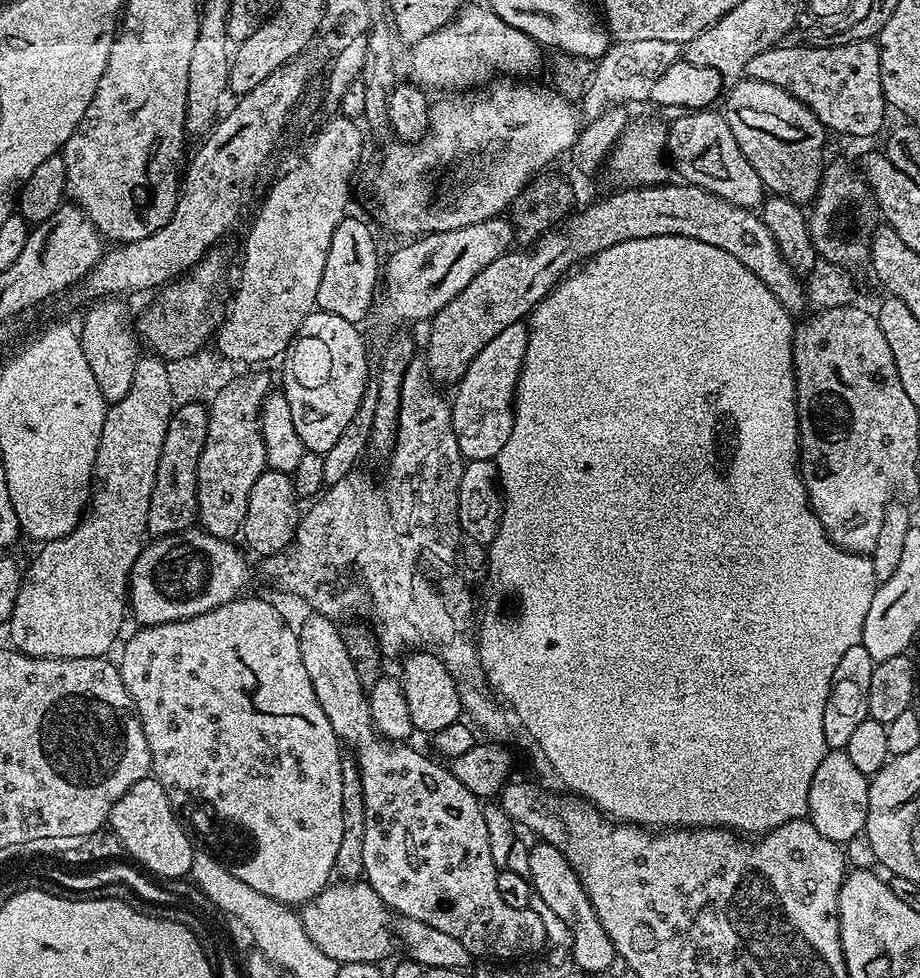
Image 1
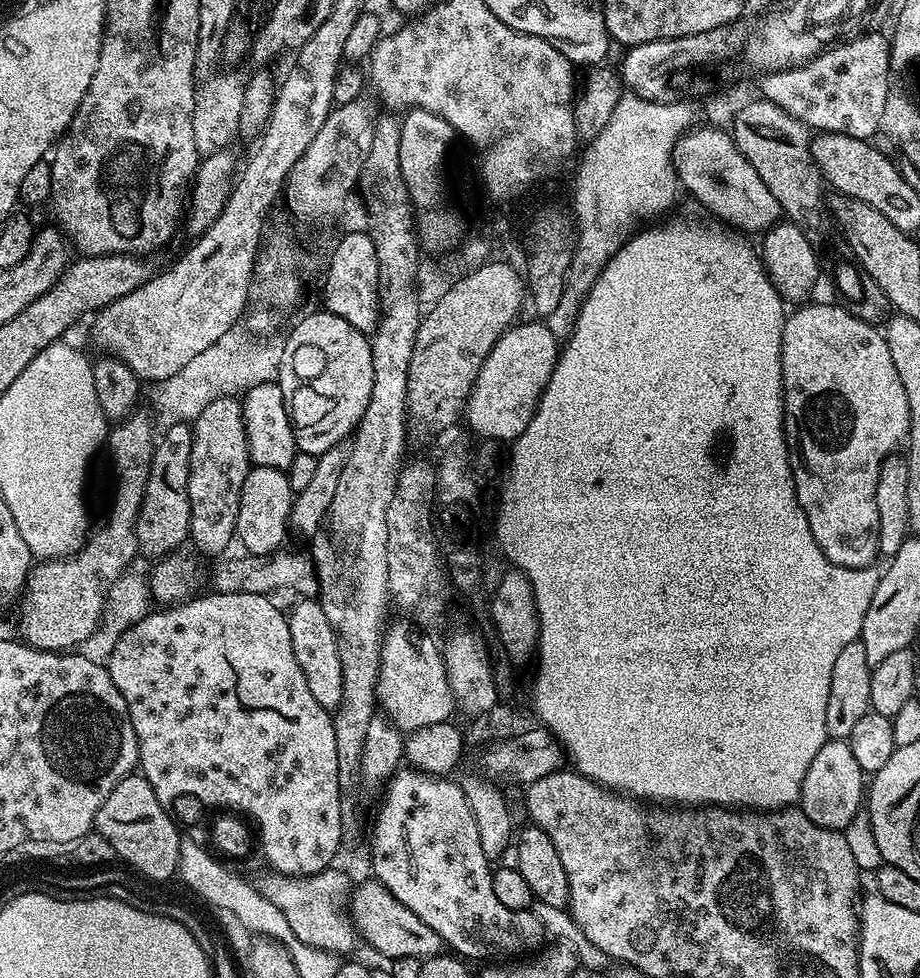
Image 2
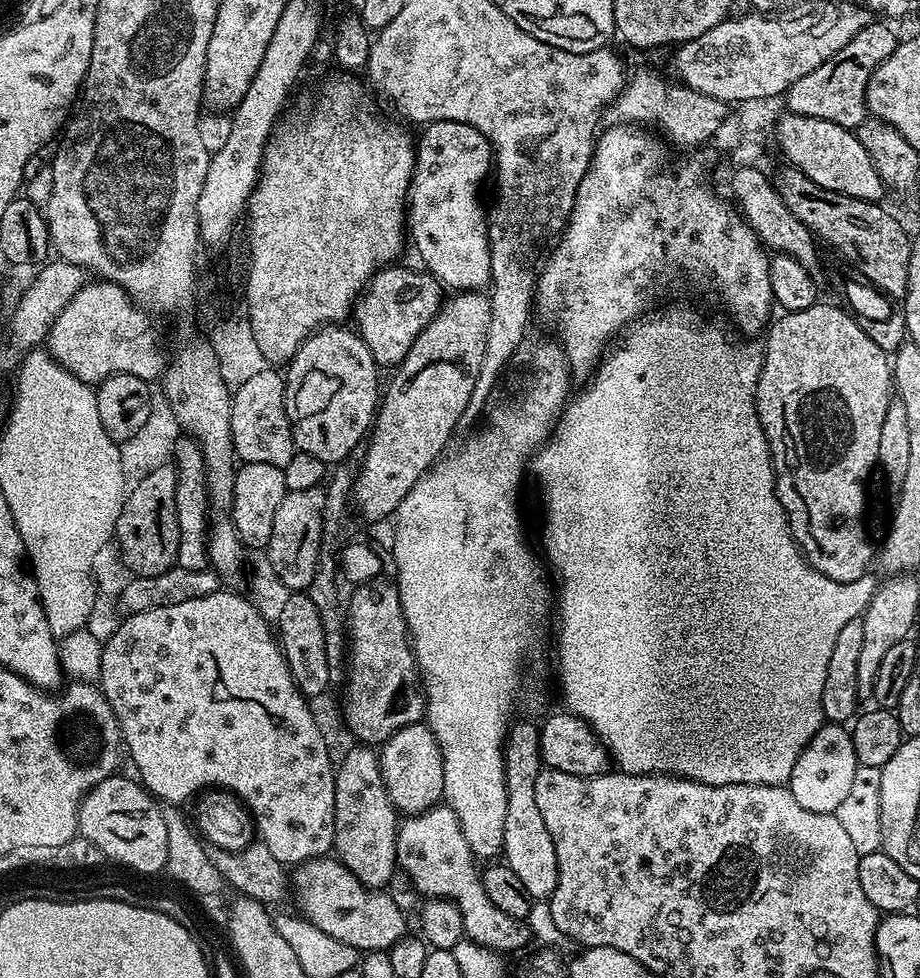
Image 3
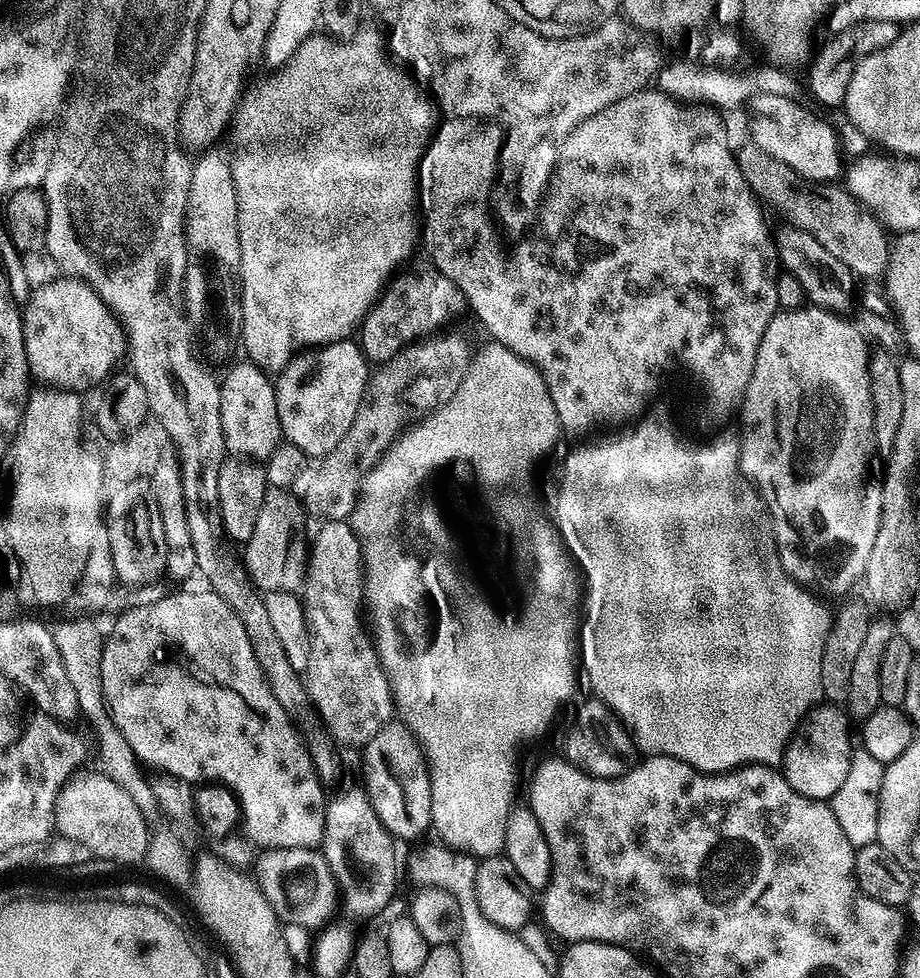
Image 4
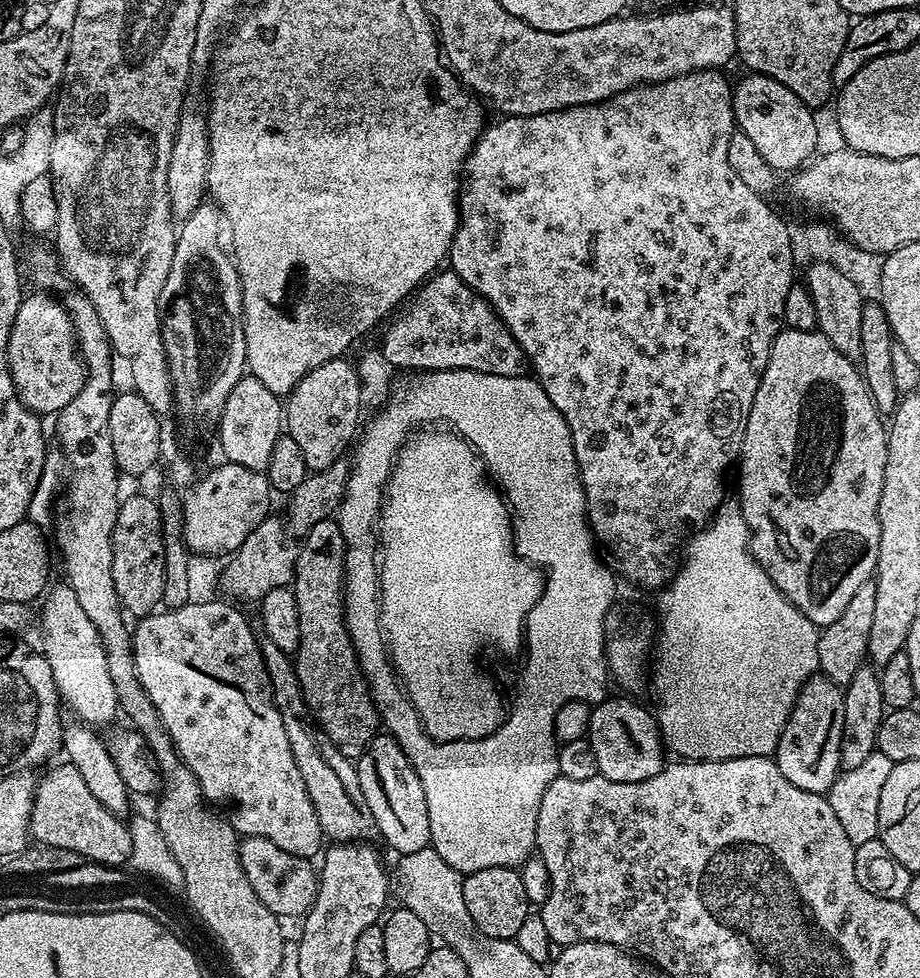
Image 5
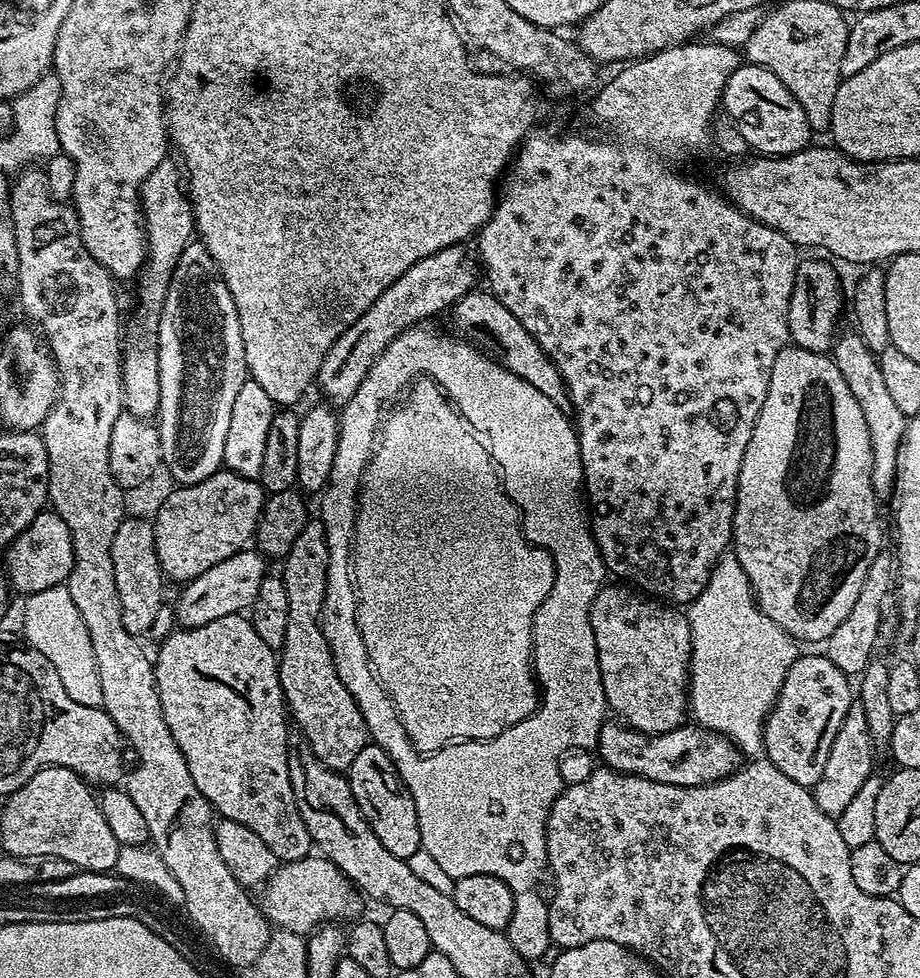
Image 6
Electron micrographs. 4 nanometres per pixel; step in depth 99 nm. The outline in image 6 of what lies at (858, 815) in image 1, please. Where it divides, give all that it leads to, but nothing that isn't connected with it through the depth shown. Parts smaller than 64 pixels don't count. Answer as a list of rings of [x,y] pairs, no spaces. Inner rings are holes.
[[[797,655],[796,660],[790,666],[786,678],[780,687],[780,693],[776,695],[776,702],[772,705],[772,711],[764,722],[764,750],[763,755],[786,778],[794,778],[798,786],[809,790],[815,789],[818,778],[822,778],[822,770],[826,766],[826,757],[830,755],[830,745],[834,742],[834,734],[838,734],[838,726],[842,726],[842,718],[846,718],[848,708],[854,702],[854,688],[850,685],[850,678],[834,662],[828,660],[827,655],[804,656]]]

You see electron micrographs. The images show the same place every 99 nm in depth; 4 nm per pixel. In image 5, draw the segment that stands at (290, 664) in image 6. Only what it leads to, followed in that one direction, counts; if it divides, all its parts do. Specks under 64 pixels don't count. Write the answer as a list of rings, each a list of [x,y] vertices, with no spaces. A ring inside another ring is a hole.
[[[335,519],[317,522],[310,531],[303,533],[302,543],[296,554],[296,572],[292,575],[290,587],[298,602],[300,645],[294,654],[294,663],[304,701],[308,703],[308,709],[312,711],[312,716],[328,743],[343,756],[358,758],[368,744],[376,739],[381,722],[372,701],[372,691],[364,680],[364,671],[356,660],[356,647],[352,645],[352,639],[344,625],[344,539]]]

